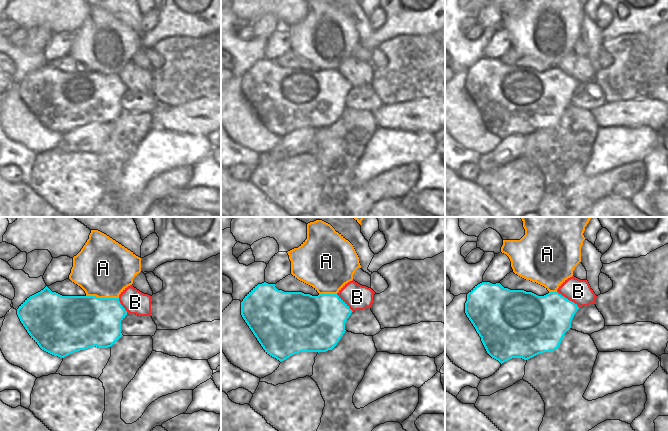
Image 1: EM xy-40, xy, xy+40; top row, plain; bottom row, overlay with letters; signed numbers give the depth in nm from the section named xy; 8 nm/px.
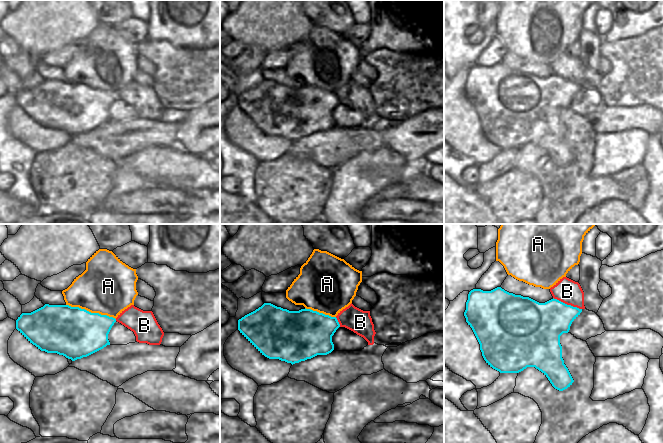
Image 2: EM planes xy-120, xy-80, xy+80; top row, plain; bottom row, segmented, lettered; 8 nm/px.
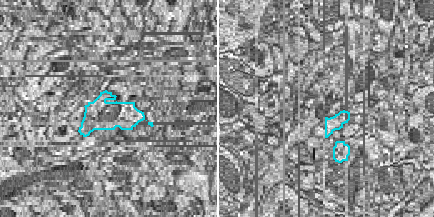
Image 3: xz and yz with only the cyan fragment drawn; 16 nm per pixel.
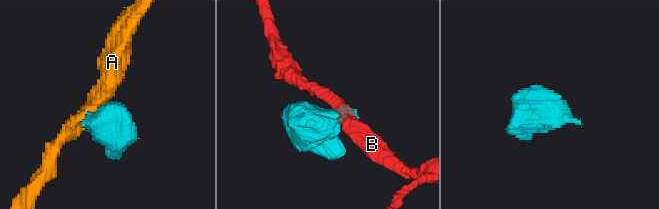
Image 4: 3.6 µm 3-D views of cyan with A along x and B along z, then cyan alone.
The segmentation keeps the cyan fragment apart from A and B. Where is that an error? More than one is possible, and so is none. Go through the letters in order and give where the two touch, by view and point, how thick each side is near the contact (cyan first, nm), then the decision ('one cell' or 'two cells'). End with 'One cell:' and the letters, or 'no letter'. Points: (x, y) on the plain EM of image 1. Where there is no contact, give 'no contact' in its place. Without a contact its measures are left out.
A: contact xy-40 (102, 74); calibres 420 and 460 nm; two cells
B: contact xy+40 (567, 75); calibres 400 and 190 nm; two cells
One cell: no letter

